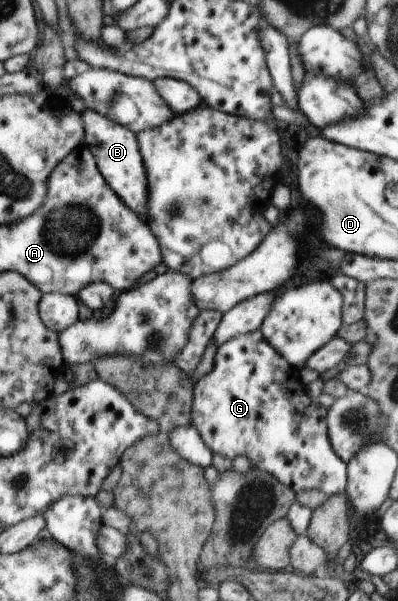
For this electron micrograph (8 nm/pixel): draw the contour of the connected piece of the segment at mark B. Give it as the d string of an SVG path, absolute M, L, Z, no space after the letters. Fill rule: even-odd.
M88 108L81 114L81 117L85 132L83 143L94 153L98 171L126 207L144 220L145 215L148 215L148 211L150 211L148 209L150 189L148 188L144 159L140 154L140 147L138 147L137 134Z

